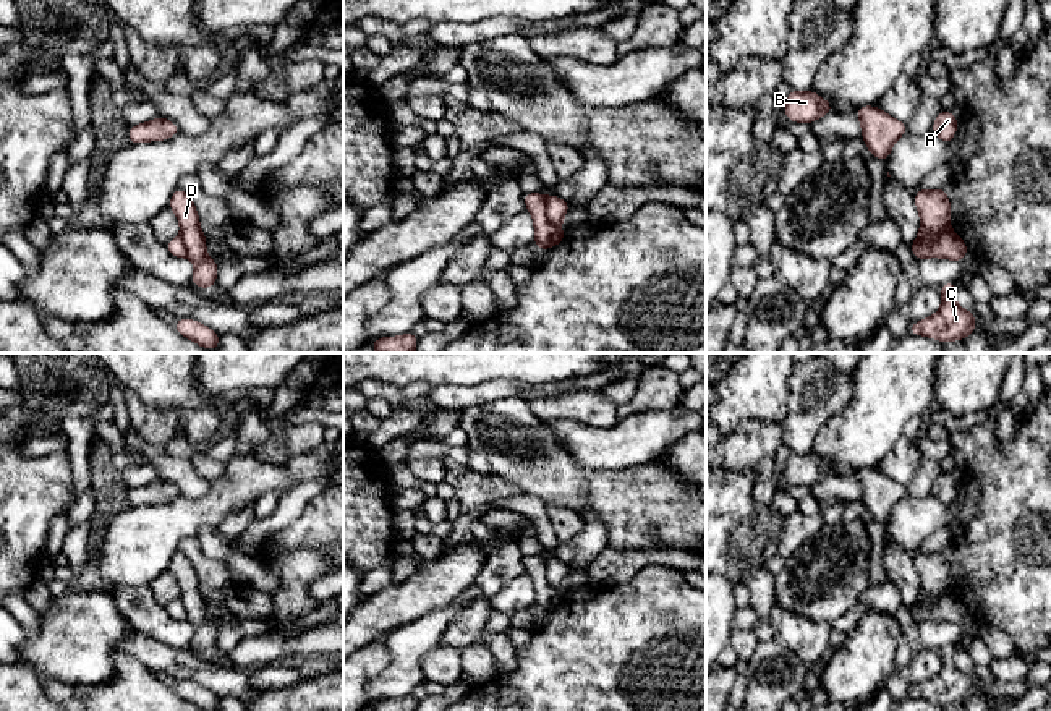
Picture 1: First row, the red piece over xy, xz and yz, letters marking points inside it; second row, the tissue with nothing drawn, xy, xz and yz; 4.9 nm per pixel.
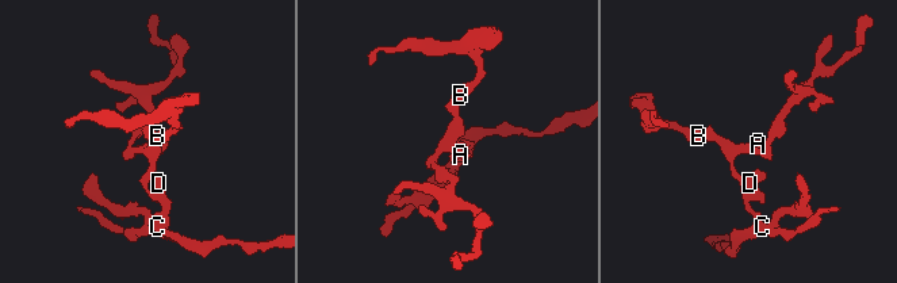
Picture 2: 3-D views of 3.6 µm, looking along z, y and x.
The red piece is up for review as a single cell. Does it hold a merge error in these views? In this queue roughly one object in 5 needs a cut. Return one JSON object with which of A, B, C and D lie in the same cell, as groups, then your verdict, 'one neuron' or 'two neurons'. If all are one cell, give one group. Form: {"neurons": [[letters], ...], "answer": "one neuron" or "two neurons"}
{"neurons": [["A", "B"], ["C", "D"]], "answer": "two neurons"}

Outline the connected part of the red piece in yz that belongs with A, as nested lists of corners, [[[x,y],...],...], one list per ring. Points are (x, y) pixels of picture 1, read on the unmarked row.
[[[941,473],[933,486],[931,496],[936,497],[947,507],[952,507],[952,502],[957,494],[957,478],[947,473]]]

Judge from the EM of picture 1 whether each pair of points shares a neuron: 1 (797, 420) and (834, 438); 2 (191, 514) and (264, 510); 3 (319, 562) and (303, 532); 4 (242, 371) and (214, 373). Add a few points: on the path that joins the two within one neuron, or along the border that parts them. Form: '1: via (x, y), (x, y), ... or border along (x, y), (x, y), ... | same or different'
1: border along (846, 404), (818, 433), (810, 451) | different
2: border along (280, 494), (264, 491), (251, 504) | different
3: border along (276, 546), (282, 549), (314, 548), (326, 553) | different
4: via (235, 371), (221, 371) | same

